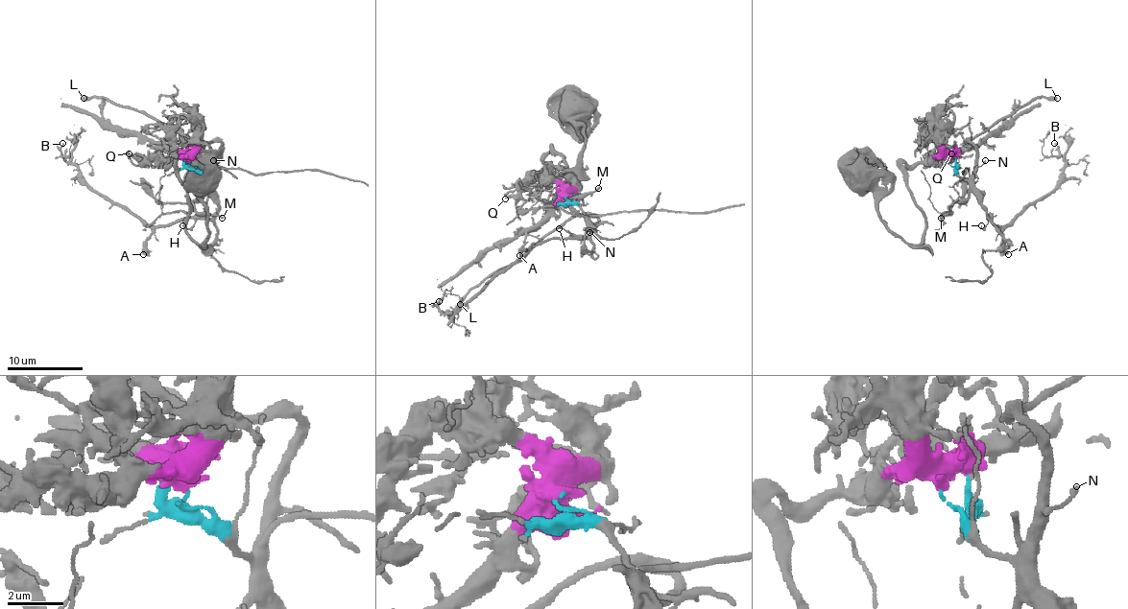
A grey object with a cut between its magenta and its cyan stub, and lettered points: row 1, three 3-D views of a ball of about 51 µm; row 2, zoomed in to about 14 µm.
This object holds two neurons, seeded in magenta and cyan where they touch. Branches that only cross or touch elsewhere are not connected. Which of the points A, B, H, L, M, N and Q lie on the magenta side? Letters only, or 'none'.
Q

